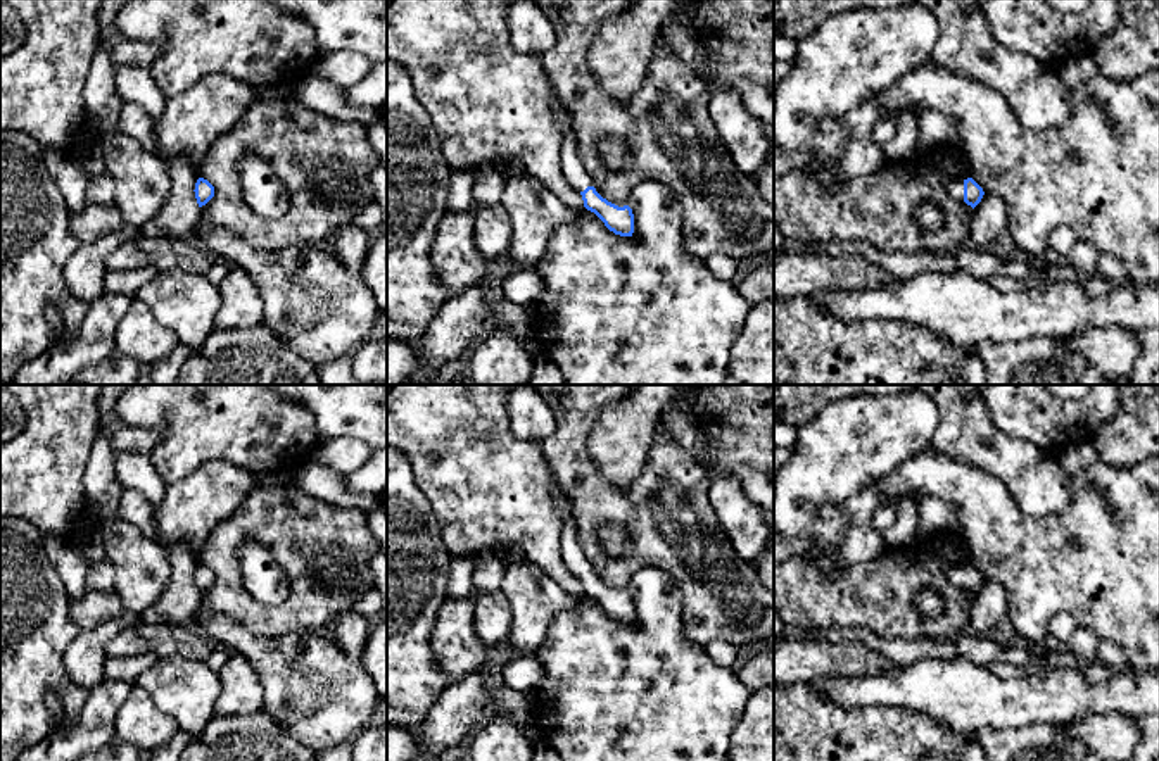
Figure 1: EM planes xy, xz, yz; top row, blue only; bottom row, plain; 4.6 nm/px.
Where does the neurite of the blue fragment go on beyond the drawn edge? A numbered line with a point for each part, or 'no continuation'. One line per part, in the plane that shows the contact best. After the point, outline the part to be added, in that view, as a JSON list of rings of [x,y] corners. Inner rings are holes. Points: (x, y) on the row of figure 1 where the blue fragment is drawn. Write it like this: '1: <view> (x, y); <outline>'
1: yz (954, 188); [[[948,181],[945,190],[953,200],[964,202],[964,181]]]

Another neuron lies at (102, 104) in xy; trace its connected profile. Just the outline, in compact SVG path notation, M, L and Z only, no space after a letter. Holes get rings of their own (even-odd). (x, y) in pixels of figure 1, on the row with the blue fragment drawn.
M97 38L90 72L83 88L83 100L88 123L102 136L117 129L119 110L123 107L123 100L116 90L114 72L116 66L111 53Z

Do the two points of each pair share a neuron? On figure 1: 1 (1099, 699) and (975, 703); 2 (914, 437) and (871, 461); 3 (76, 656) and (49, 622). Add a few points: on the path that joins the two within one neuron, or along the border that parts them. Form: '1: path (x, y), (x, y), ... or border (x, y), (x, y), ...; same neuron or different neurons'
1: path (1068, 699), (1026, 699), (1006, 704); same neuron
2: path (904, 437), (895, 437), (881, 451); same neuron
3: border (82, 630), (63, 658), (64, 670), (73, 684); different neurons

